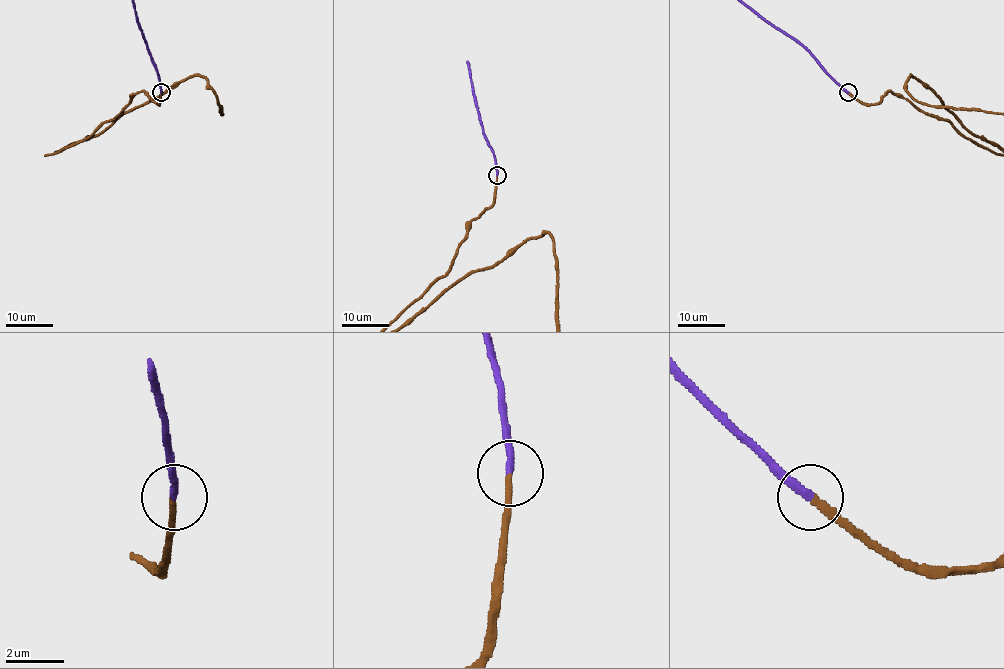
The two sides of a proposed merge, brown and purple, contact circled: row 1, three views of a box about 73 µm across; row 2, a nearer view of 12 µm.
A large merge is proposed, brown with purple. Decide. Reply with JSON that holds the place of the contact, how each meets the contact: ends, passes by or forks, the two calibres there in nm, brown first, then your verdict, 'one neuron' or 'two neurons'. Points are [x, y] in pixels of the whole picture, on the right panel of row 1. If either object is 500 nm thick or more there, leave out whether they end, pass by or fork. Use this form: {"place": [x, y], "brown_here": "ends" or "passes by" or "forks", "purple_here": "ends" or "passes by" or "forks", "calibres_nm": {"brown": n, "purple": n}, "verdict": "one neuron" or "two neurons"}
{"place": [848, 92], "brown_here": "ends", "purple_here": "ends", "calibres_nm": {"brown": 240, "purple": 260}, "verdict": "one neuron"}

